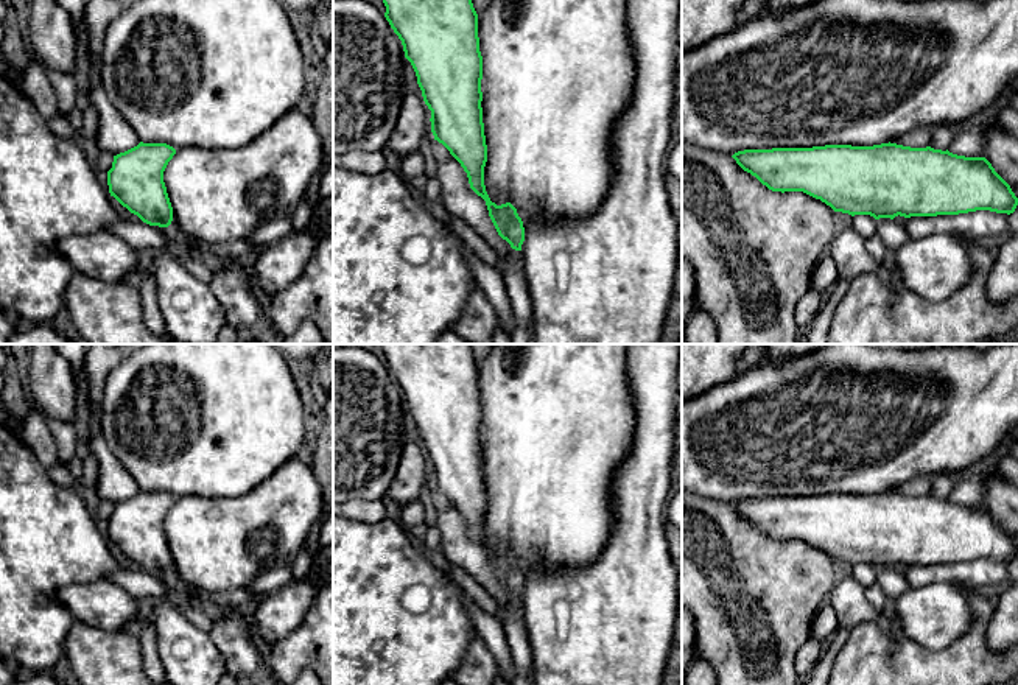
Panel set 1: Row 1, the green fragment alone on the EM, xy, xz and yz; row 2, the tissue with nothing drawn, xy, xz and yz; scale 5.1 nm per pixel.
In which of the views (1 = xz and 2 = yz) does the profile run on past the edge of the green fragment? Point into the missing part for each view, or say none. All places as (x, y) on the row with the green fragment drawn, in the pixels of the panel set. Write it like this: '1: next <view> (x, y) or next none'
1: next none
2: next none

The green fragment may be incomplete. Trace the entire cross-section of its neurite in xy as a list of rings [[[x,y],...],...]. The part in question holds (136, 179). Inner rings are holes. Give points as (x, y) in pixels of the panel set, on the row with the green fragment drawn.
[[[143,143],[114,156],[107,171],[109,193],[149,226],[168,227],[173,207],[163,171],[176,149],[167,143]]]

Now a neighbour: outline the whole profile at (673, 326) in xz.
[[[666,173],[665,187],[671,212],[677,221],[677,269],[674,274],[672,299],[666,313],[662,344],[682,344],[682,181]]]

